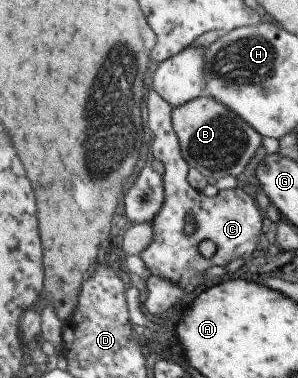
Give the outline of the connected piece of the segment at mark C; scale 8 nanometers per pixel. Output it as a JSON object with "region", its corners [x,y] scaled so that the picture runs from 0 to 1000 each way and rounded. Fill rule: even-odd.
{"region":[[[503,235],[497,267],[497,331],[510,341],[510,399],[520,421],[550,437],[547,492],[554,524],[534,566],[510,582],[520,630],[470,680],[507,717],[507,728],[601,749],[628,775],[644,772],[685,746],[674,733],[715,701],[758,704],[775,690],[829,685],[869,669],[879,648],[879,582],[876,553],[856,534],[839,500],[802,489],[768,503],[738,503],[715,521],[654,503],[628,476],[634,437],[617,426],[601,386],[601,368],[577,331],[574,294],[581,283],[540,251]],[[631,563],[648,574],[651,611],[624,619],[624,574]],[[688,632],[718,638],[728,653],[725,672],[708,685],[688,685],[664,667],[664,646]]]}

